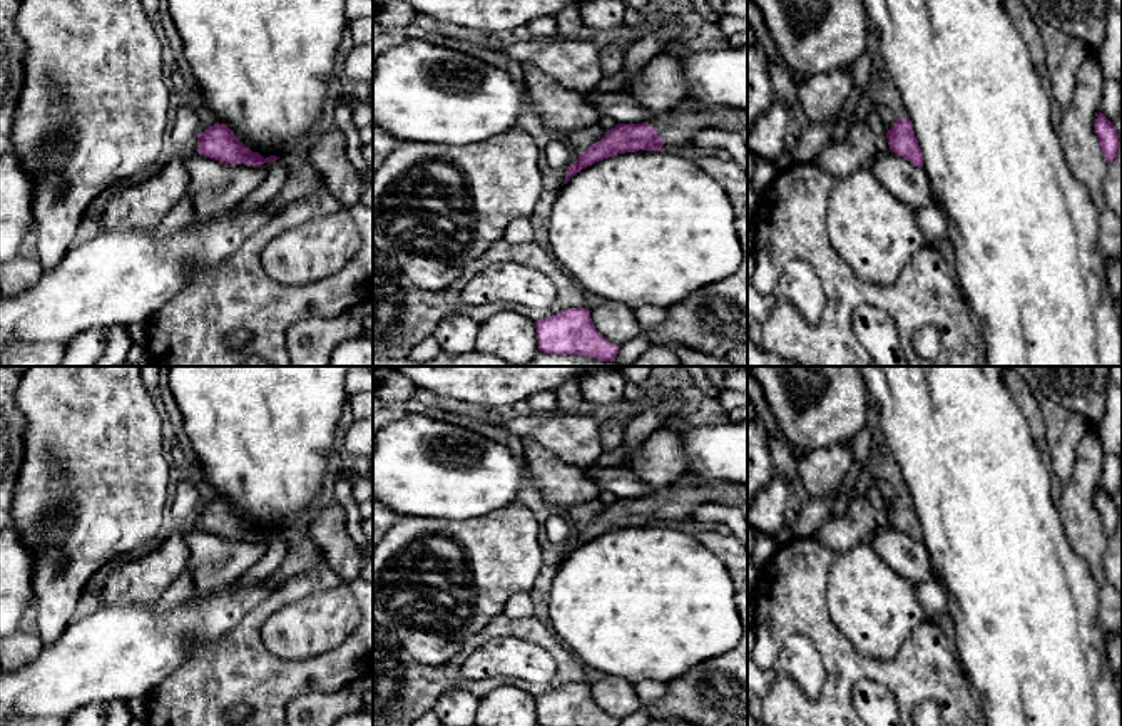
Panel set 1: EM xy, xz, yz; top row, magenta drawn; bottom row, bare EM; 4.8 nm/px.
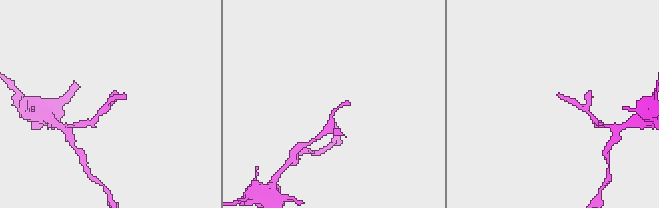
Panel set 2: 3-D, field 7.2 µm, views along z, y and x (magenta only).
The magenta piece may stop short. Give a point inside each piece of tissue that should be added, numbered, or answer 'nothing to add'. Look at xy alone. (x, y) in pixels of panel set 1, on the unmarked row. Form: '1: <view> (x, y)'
nothing to add

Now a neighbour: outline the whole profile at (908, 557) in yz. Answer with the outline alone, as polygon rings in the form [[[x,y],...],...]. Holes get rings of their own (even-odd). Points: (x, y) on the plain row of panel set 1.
[[[876,525],[871,547],[900,575],[918,585],[933,579],[926,545],[891,525]]]

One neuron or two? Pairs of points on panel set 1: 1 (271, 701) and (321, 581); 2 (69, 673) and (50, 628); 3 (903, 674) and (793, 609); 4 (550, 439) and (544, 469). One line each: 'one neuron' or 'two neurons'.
1: one neuron
2: two neurons
3: one neuron
4: two neurons

